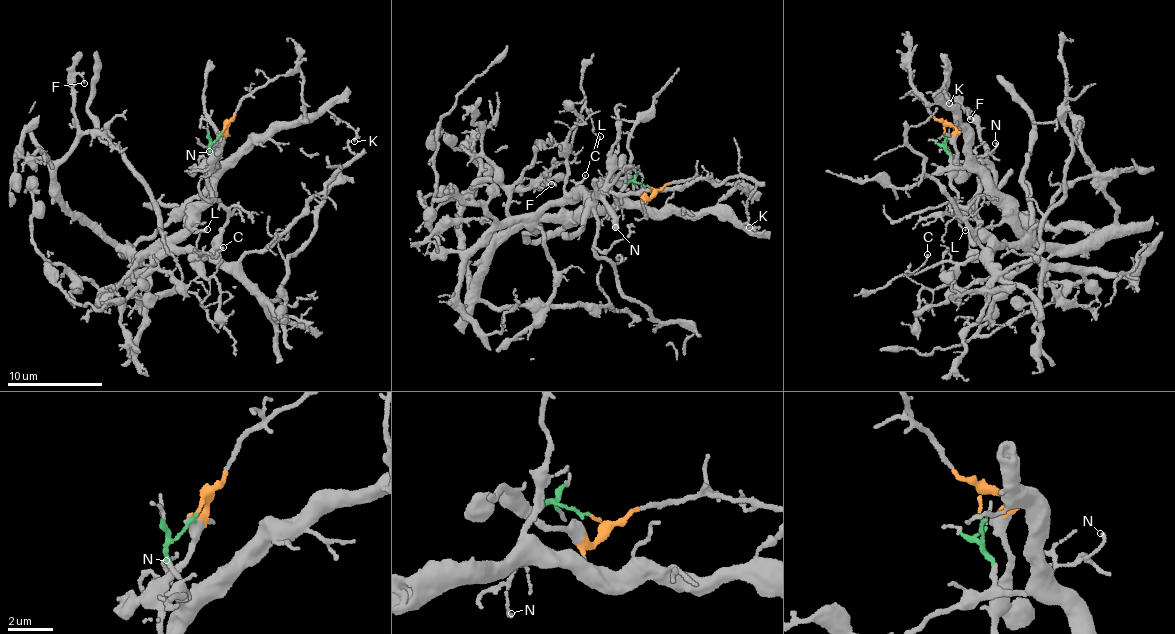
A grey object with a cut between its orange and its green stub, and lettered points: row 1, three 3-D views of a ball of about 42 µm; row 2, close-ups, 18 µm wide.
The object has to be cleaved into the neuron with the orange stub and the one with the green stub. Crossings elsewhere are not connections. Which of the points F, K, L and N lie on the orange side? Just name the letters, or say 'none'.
none

